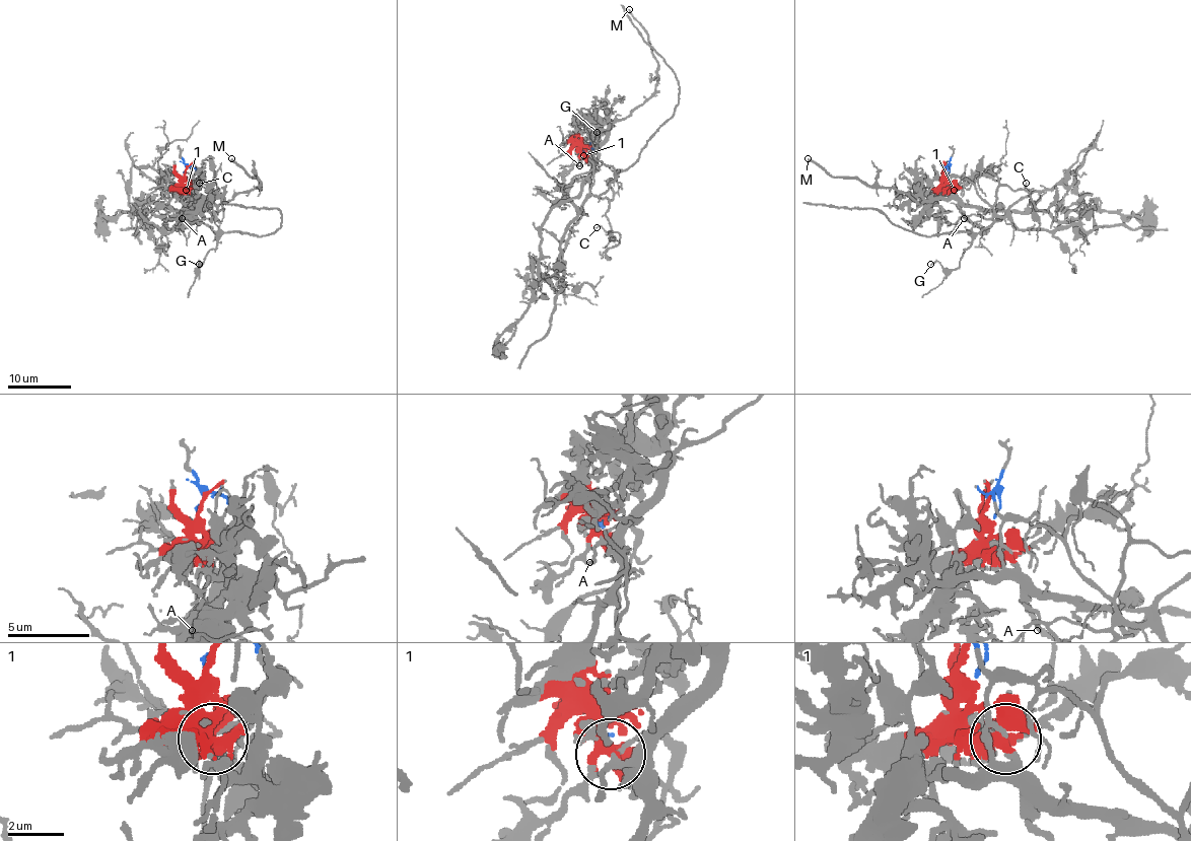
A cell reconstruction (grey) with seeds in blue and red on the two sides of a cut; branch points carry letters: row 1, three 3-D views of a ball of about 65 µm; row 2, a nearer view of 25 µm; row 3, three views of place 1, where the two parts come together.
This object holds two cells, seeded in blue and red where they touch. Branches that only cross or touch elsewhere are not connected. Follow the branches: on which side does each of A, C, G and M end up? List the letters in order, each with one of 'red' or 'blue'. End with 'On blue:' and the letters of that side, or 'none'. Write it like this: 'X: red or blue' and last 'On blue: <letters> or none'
A: red
C: blue
G: blue
M: red
On blue: C, G

